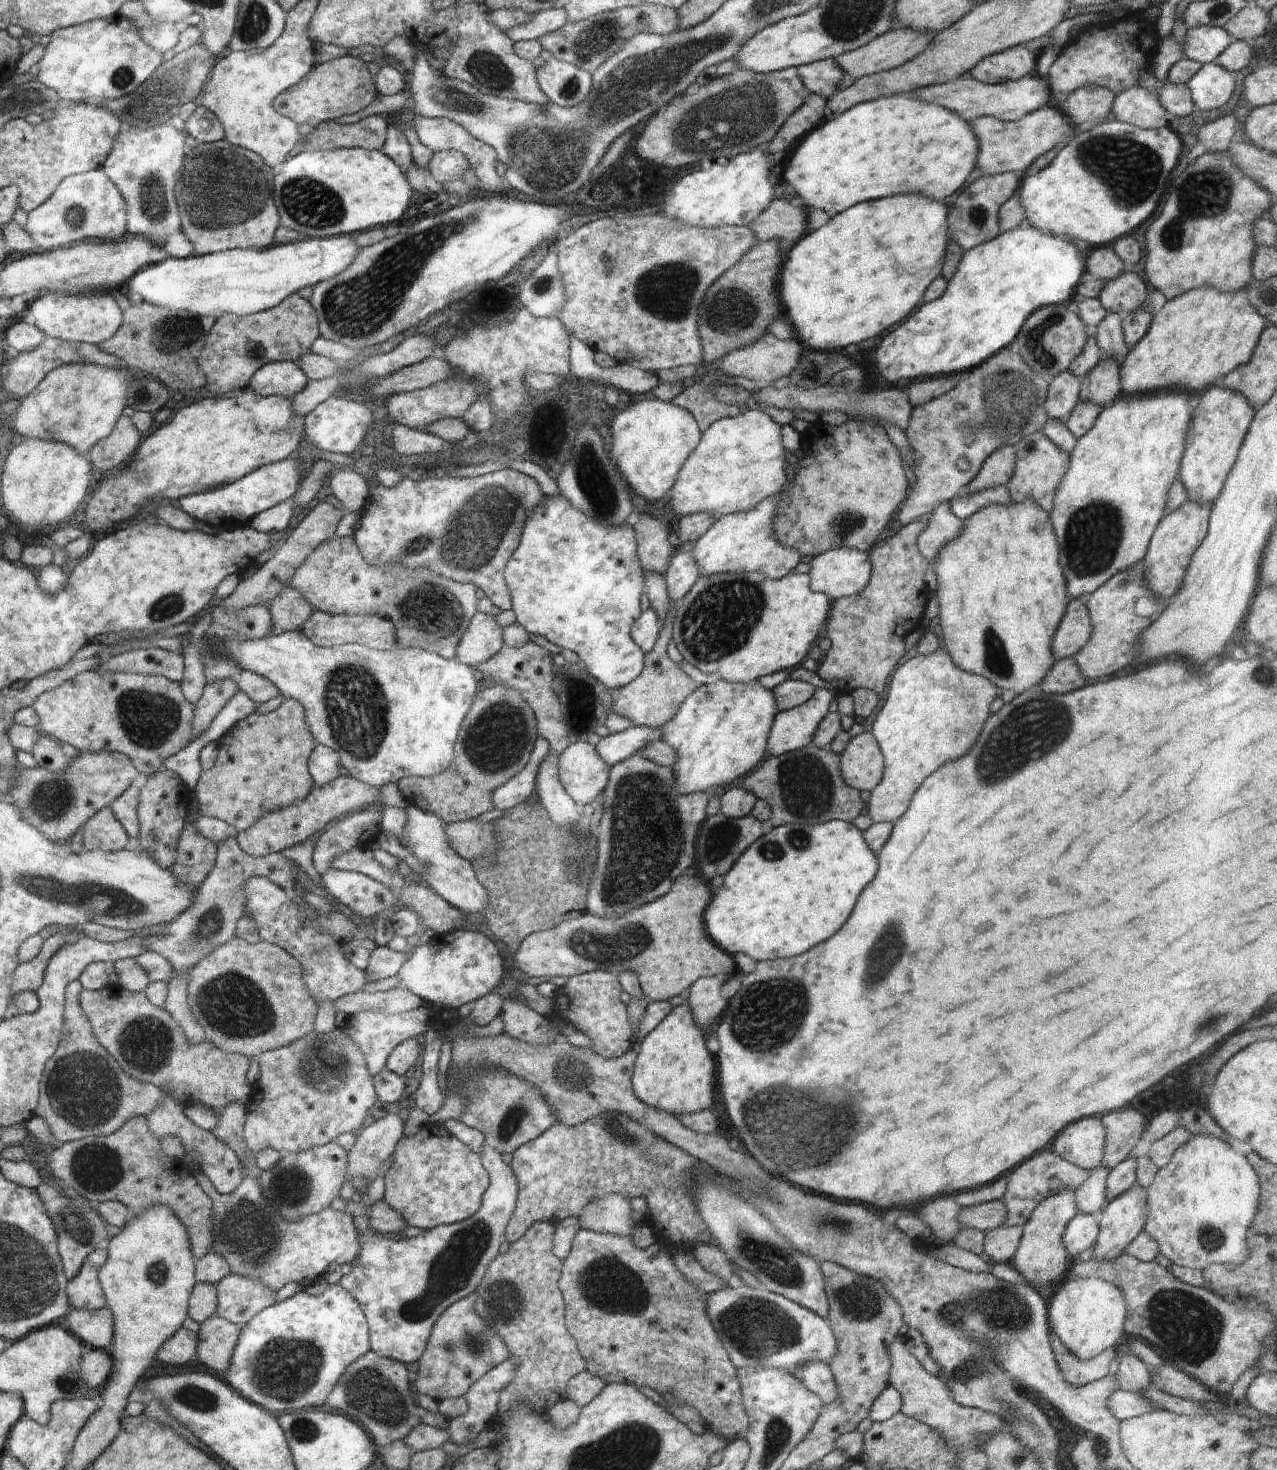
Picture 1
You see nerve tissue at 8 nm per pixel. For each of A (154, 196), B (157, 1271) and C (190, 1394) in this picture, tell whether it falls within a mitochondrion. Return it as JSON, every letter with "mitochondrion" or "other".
{"A":"mitochondrion","B":"mitochondrion","C":"mitochondrion"}

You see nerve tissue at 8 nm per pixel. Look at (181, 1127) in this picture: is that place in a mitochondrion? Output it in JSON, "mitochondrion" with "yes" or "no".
{"mitochondrion":"no"}

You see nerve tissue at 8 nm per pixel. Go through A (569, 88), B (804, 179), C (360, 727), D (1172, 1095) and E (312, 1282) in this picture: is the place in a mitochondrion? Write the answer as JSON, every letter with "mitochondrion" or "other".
{"A":"mitochondrion","B":"other","C":"mitochondrion","D":"mitochondrion","E":"other"}

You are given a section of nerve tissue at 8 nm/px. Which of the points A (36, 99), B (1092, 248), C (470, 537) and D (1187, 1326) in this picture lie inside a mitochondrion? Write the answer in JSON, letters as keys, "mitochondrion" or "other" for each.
{"A":"mitochondrion","B":"other","C":"mitochondrion","D":"mitochondrion"}

